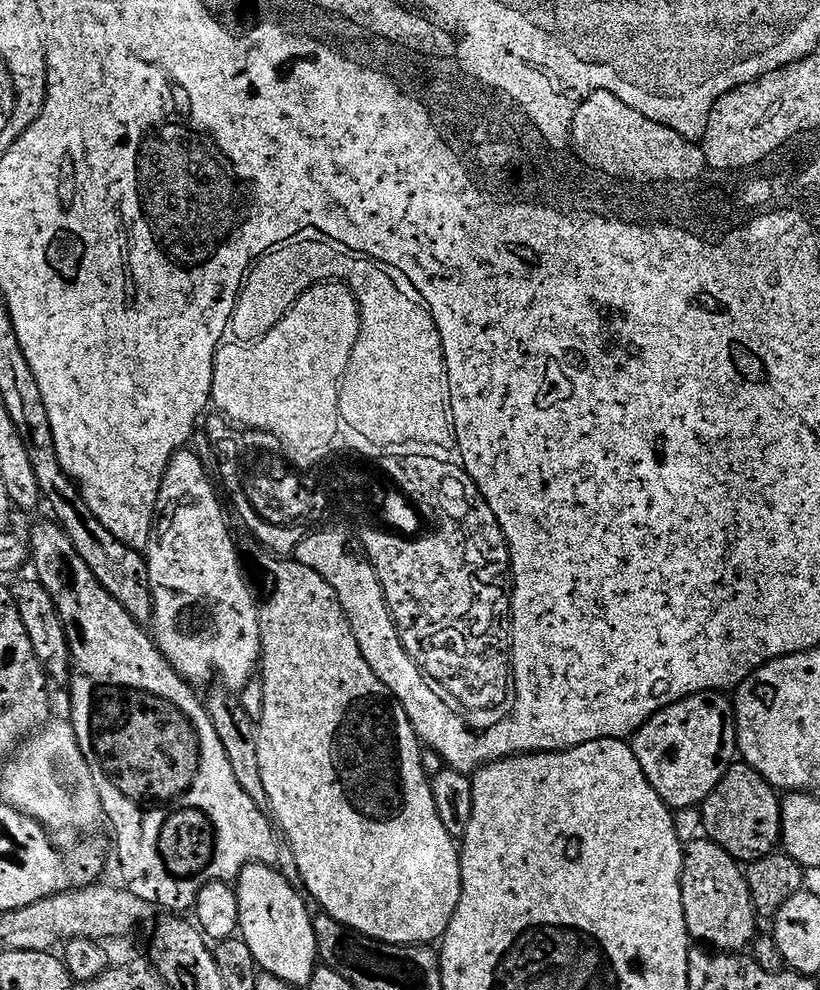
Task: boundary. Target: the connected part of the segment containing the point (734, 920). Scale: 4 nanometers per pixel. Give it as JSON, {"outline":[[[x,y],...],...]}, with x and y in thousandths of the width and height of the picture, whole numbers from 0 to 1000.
{"outline":[[[862,846],[838,854],[834,863],[832,896],[834,926],[845,951],[860,949],[888,964],[898,964],[917,949],[922,941],[922,917],[917,894],[909,878],[885,859]]]}

